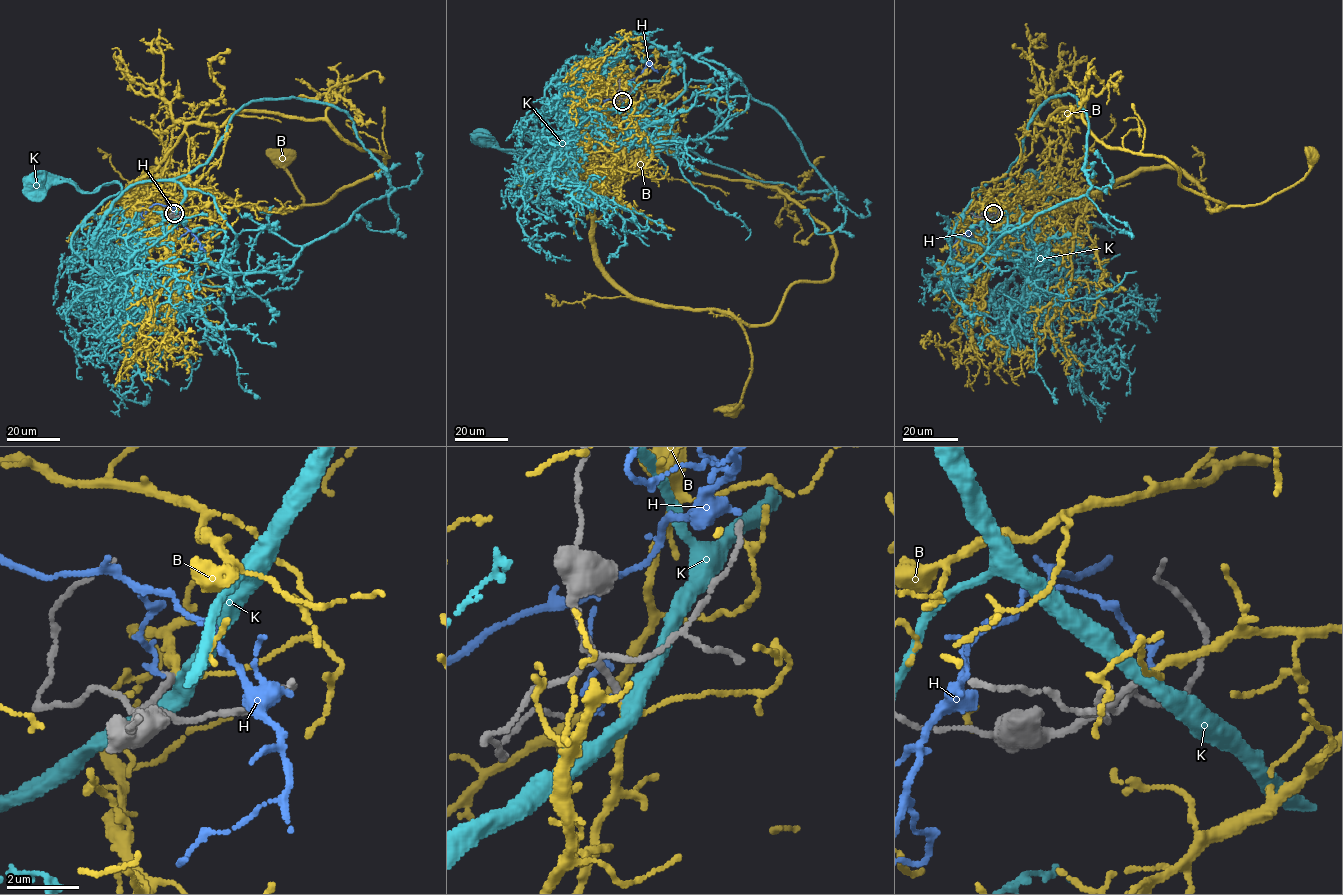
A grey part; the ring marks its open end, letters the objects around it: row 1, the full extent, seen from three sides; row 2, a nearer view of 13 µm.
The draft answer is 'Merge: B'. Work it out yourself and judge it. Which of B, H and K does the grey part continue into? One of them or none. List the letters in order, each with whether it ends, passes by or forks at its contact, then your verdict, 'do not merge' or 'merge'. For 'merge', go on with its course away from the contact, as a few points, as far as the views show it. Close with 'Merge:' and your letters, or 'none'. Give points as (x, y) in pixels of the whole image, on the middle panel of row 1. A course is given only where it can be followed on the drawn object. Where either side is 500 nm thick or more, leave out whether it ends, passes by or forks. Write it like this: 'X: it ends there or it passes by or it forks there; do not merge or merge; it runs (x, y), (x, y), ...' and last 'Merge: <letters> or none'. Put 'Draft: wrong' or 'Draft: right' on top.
Draft: right
B: it passes by; merge; it runs (622, 101), (596, 148), (592, 173), (596, 262), (637, 298), (729, 312), (737, 320), (751, 373), (733, 410)
H: it ends there; do not merge
K: it passes by; do not merge
Merge: B

